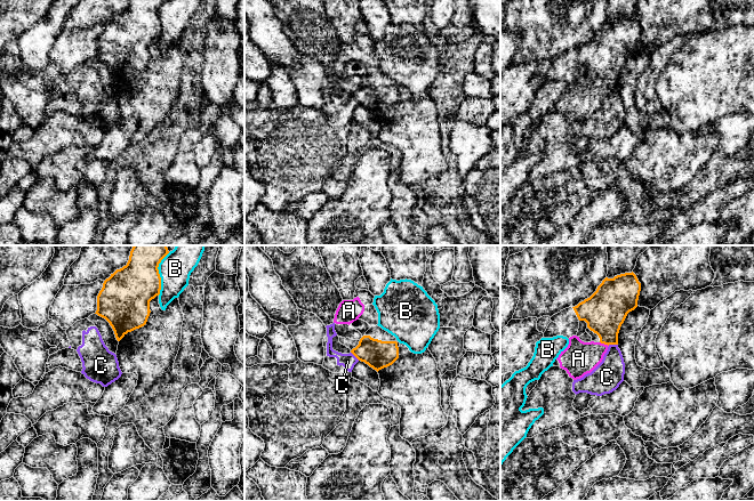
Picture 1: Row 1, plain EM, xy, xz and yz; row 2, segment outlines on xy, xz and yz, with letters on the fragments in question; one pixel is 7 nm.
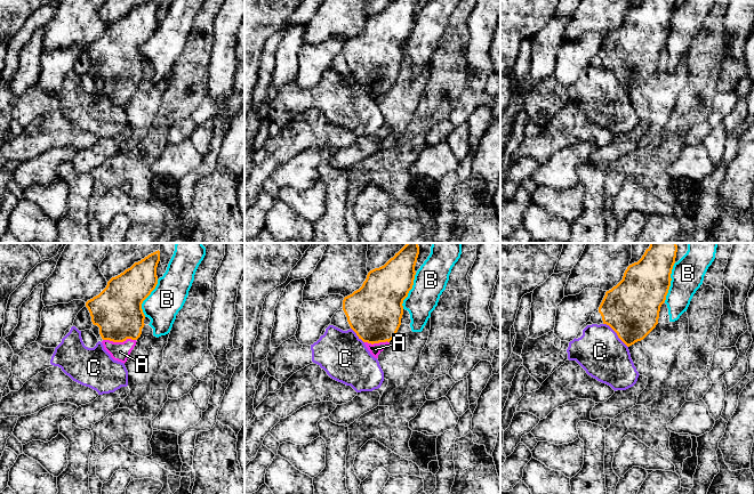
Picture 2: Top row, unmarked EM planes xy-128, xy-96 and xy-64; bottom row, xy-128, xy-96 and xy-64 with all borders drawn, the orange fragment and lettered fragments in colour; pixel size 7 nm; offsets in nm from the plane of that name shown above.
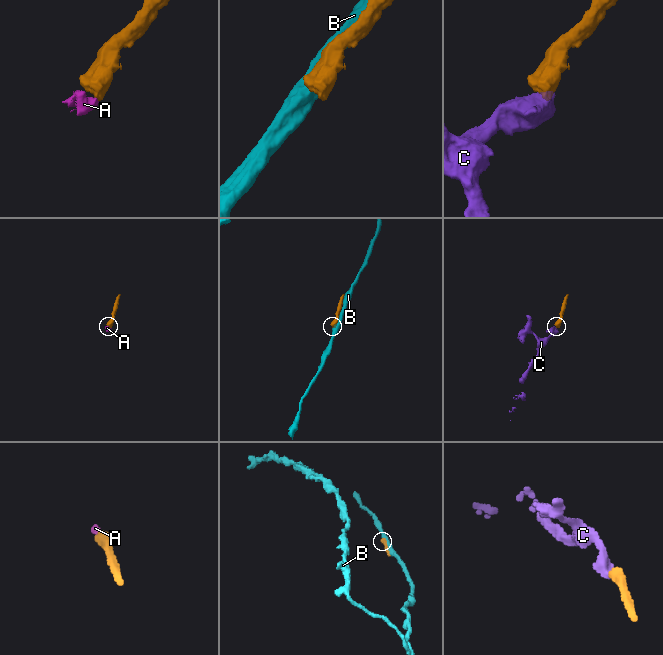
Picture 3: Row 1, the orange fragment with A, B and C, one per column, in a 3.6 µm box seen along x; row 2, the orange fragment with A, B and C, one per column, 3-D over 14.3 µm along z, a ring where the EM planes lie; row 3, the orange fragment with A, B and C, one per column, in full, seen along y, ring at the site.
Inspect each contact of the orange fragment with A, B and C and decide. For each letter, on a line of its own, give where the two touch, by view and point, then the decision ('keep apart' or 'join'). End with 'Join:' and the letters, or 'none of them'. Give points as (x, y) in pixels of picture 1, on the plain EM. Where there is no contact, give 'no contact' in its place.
A: yz (604, 88) | join
B: xy (159, 19) | keep apart
C: yz (612, 88) | keep apart
Join: A

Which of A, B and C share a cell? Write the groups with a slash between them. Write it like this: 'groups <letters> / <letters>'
groups A / B / C

